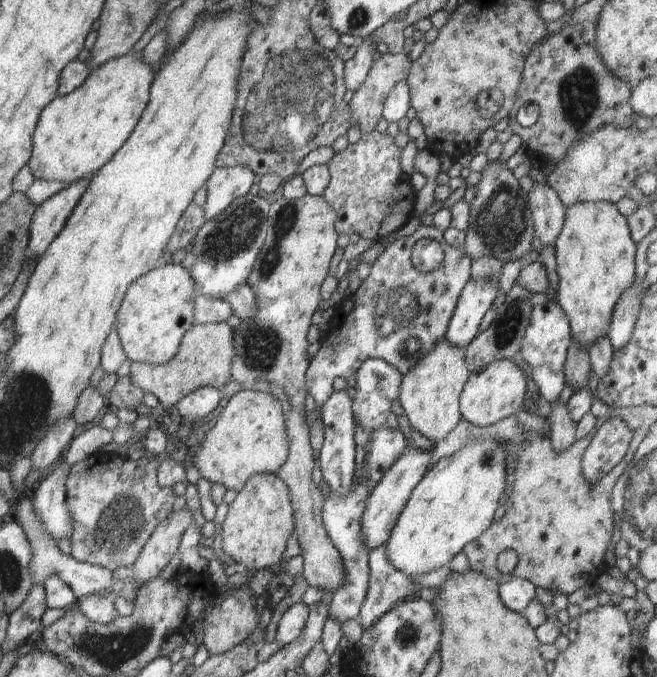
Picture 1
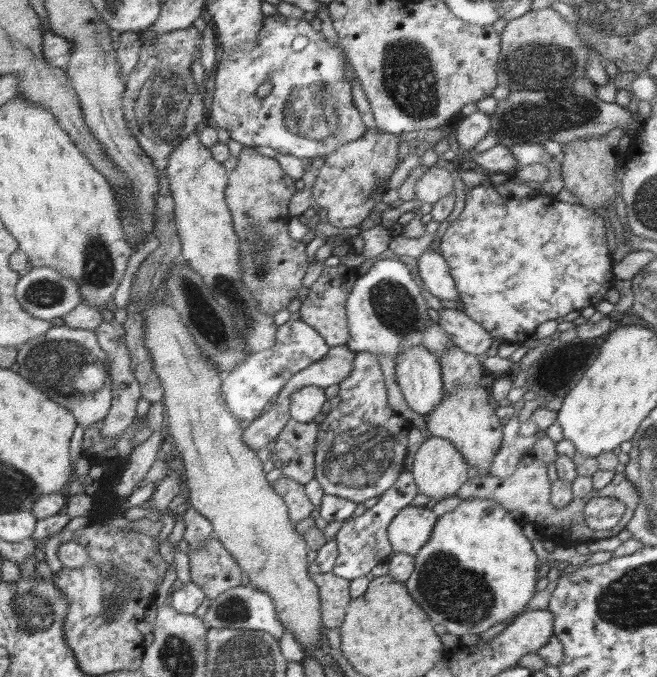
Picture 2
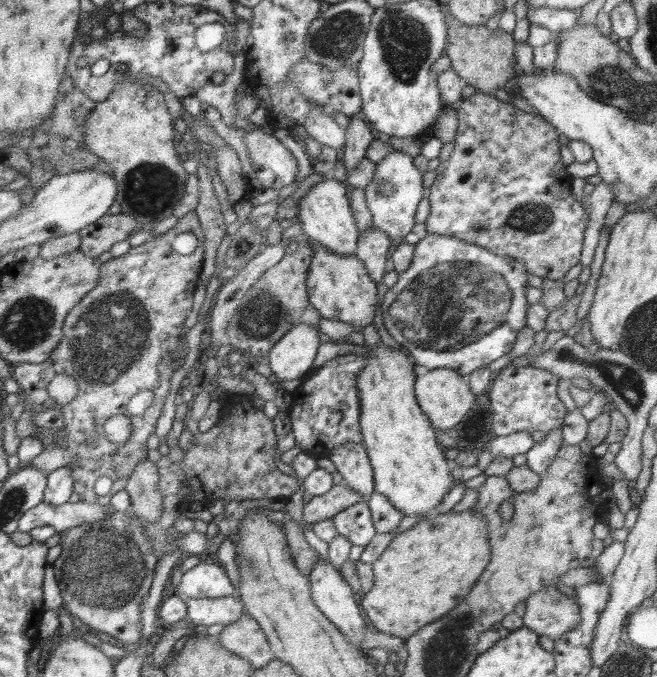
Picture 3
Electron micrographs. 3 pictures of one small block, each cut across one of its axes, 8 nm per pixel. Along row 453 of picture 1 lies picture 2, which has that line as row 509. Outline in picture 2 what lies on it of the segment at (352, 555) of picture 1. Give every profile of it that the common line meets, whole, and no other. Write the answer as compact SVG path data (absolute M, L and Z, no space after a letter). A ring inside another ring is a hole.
M403 471L399 478L380 496L378 503L366 509L362 516L352 516L344 522L342 528L335 537L337 545L338 556L336 557L336 564L333 568L333 573L336 576L341 576L346 580L354 580L360 576L366 576L374 566L382 562L388 561L390 554L392 554L391 543L388 539L388 528L390 522L399 516L399 513L411 505L414 498L418 495L417 486L415 484L413 473Z

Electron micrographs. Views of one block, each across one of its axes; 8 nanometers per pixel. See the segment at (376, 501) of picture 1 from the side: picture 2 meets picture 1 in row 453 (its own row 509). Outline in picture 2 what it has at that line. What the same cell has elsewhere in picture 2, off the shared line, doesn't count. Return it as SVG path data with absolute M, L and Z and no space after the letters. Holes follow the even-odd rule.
M408 506L388 528L388 539L394 553L416 556L431 540L438 517L426 506Z

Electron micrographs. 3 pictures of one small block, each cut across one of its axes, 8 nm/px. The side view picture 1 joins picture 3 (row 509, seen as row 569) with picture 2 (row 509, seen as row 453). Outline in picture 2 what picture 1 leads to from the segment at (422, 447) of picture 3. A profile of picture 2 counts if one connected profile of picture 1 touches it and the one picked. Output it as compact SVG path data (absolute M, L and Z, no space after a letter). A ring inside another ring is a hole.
M467 500L463 502L453 512L438 517L435 530L433 531L431 540L420 550L420 553L414 556L414 572L410 574L410 578L406 580L405 585L411 598L416 602L421 610L428 616L433 625L440 624L446 628L448 634L462 637L464 634L478 634L486 632L488 628L492 628L498 622L506 622L515 619L528 610L528 603L536 594L536 583L538 582L538 556L533 550L530 540L523 534L522 525L517 517L512 516L502 506L496 505L488 500Z

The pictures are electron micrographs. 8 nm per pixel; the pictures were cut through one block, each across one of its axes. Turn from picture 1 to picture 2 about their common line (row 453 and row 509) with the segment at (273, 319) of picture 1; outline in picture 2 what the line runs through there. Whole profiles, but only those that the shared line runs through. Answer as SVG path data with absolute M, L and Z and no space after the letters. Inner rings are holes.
M283 475L271 484L273 490L279 496L282 496L284 503L287 505L290 519L295 523L316 515L315 507L306 497L305 485Z

